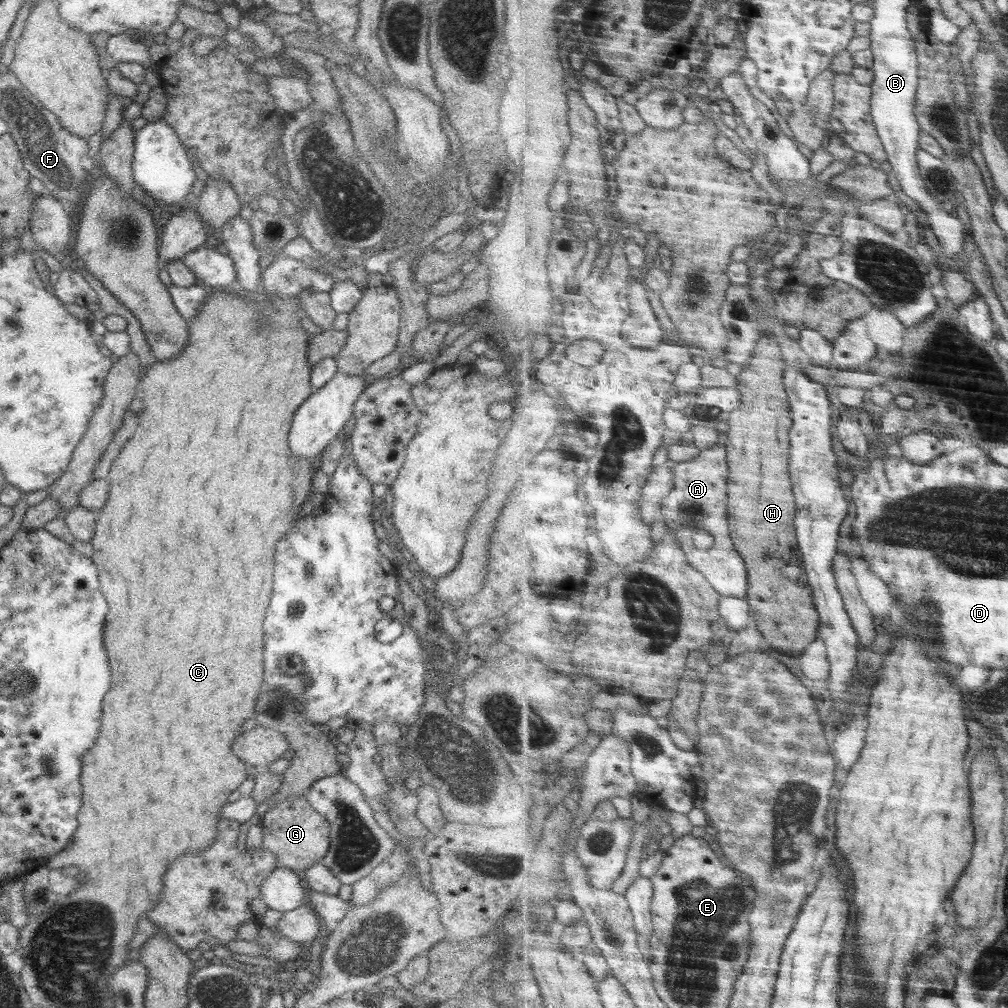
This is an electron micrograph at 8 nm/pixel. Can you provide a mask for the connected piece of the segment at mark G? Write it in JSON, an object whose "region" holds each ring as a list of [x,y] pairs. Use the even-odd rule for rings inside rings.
{"region":[[[288,797],[264,814],[262,827],[262,849],[269,850],[276,857],[278,867],[286,867],[294,872],[304,872],[313,864],[320,863],[329,847],[329,822],[316,812],[304,797]]]}

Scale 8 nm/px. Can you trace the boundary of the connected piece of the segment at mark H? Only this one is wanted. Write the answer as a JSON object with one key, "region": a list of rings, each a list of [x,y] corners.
{"region":[[[762,335],[749,364],[750,366],[742,366],[742,374],[737,376],[737,380],[740,380],[737,388],[744,394],[743,403],[739,409],[731,412],[727,432],[727,436],[730,436],[730,444],[728,444],[730,448],[727,448],[731,468],[728,508],[730,526],[737,549],[741,551],[749,566],[750,606],[754,612],[756,624],[763,633],[764,645],[772,646],[779,652],[782,650],[780,652],[782,654],[800,658],[805,650],[818,640],[821,615],[817,610],[813,586],[804,566],[805,558],[801,551],[801,544],[798,544],[797,516],[799,512],[790,466],[790,454],[792,454],[790,430],[795,424],[789,392],[785,385],[785,371],[788,364],[776,335]]]}

